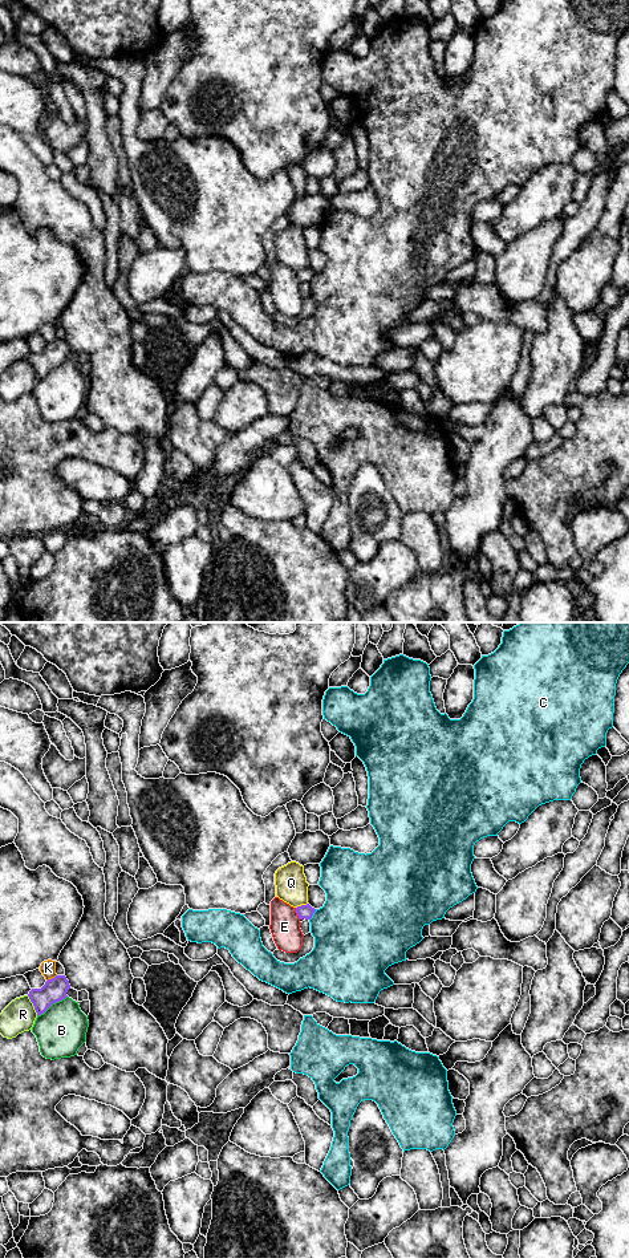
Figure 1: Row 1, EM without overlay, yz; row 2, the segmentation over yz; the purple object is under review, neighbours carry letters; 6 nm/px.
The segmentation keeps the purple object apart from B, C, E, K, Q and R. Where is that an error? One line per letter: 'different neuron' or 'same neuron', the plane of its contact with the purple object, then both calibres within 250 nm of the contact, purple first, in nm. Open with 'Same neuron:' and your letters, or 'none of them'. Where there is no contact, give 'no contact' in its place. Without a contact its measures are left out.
Same neuron: none of them
B: different neuron; meets purple in yz; 140 nm thick on the purple side, 300 nm on the other
C: different neuron; meets purple in yz; 80 nm thick on the purple side, 440 nm on the other
E: different neuron; meets purple in yz; 80 nm thick on the purple side, 180 nm on the other
K: different neuron; meets purple in yz; 140 nm thick on the purple side, 100 nm on the other
Q: different neuron; meets purple in yz; 80 nm thick on the purple side, 190 nm on the other
R: different neuron; meets purple in yz; 140 nm thick on the purple side, 190 nm on the other

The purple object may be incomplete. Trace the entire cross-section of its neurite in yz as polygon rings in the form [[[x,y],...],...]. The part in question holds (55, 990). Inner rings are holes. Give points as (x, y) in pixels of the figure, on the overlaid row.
[[[56,975],[48,979],[41,989],[32,989],[28,997],[35,1006],[37,1016],[44,1014],[53,1003],[65,999],[69,989],[70,985],[65,975]]]

